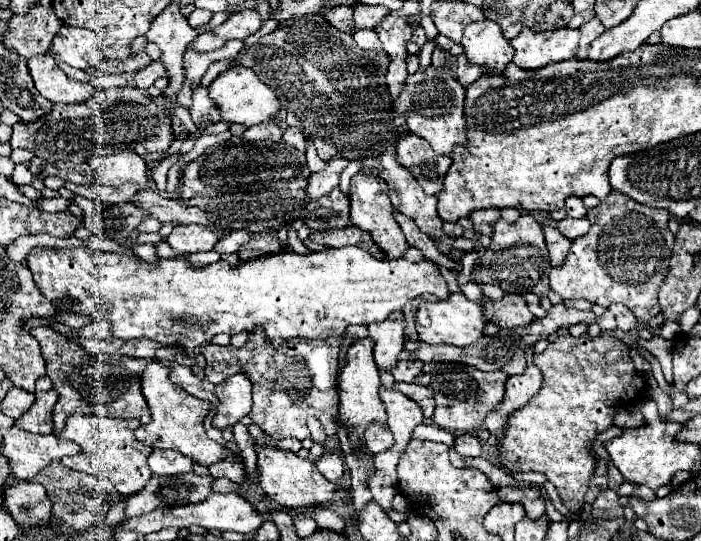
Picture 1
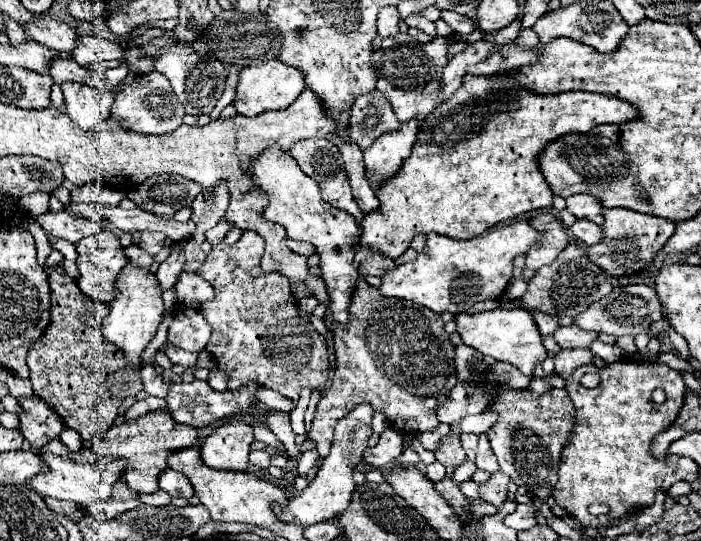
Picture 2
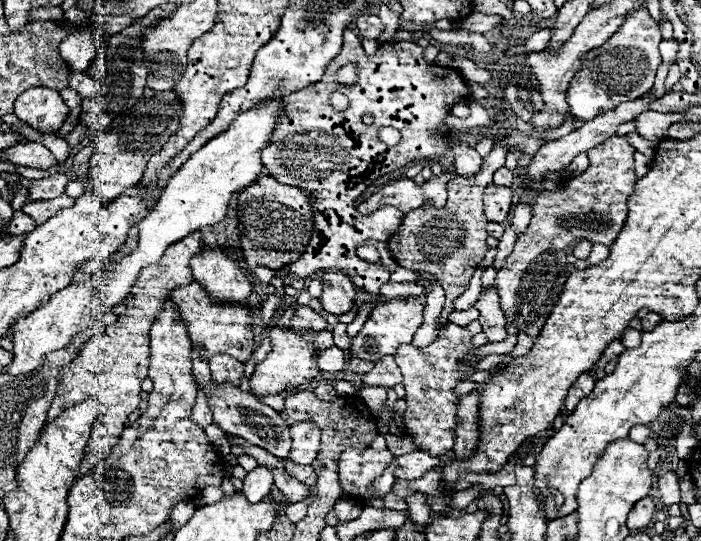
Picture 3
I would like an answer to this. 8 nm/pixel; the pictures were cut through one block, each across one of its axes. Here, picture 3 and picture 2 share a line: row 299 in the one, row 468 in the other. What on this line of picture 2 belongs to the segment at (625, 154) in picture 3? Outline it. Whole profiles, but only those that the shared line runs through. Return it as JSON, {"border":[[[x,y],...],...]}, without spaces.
{"border":[[[552,388],[546,394],[534,394],[532,390],[502,392],[492,408],[498,408],[498,420],[488,430],[488,440],[500,470],[508,474],[514,484],[532,492],[540,504],[546,504],[558,482],[558,464],[564,444],[574,432],[576,408],[566,388]]]}

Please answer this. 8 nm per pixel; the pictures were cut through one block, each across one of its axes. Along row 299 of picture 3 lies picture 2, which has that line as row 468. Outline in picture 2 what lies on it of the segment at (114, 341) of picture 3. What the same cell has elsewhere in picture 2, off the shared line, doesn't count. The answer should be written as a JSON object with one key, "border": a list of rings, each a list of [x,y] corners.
{"border":[[[154,410],[150,414],[140,416],[134,422],[122,422],[112,426],[108,432],[102,436],[96,434],[92,438],[92,450],[98,456],[112,456],[112,458],[128,458],[128,466],[124,472],[124,480],[128,482],[130,488],[136,492],[156,492],[158,490],[158,476],[168,468],[166,458],[180,450],[180,448],[190,448],[198,442],[198,432],[196,428],[190,426],[180,426],[170,420],[170,414],[166,410]]]}

